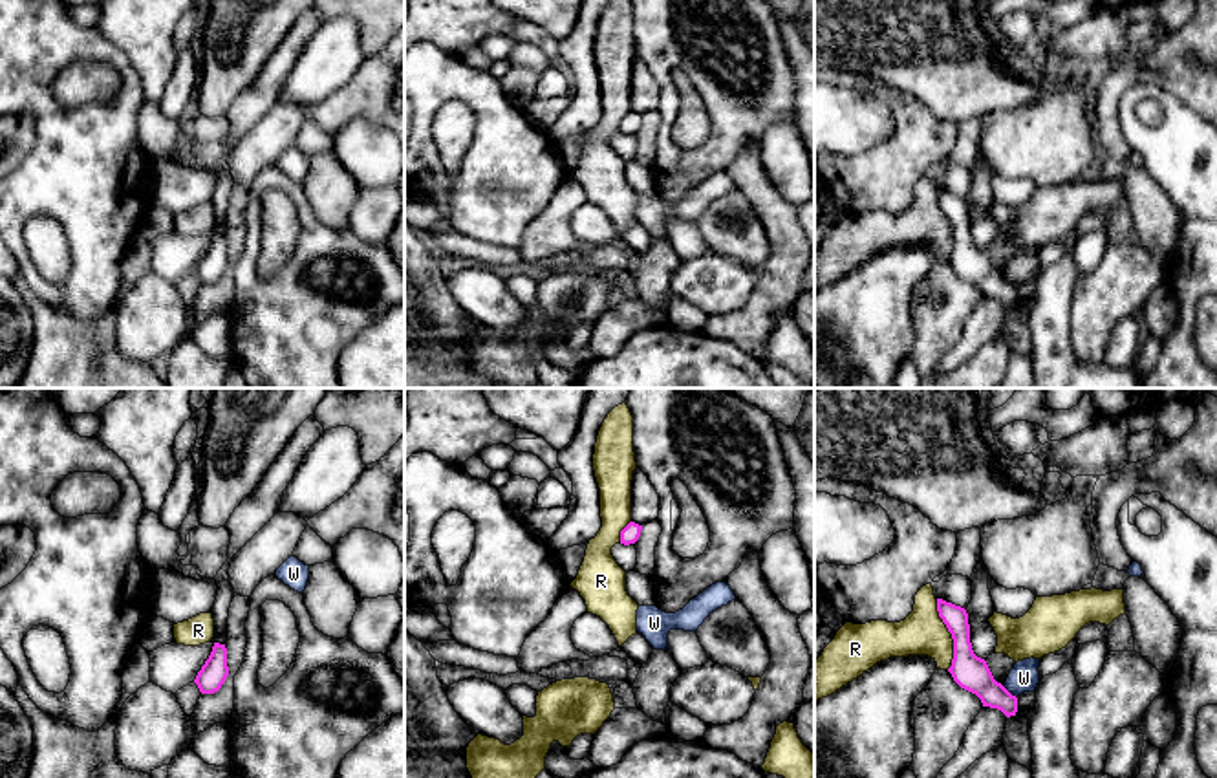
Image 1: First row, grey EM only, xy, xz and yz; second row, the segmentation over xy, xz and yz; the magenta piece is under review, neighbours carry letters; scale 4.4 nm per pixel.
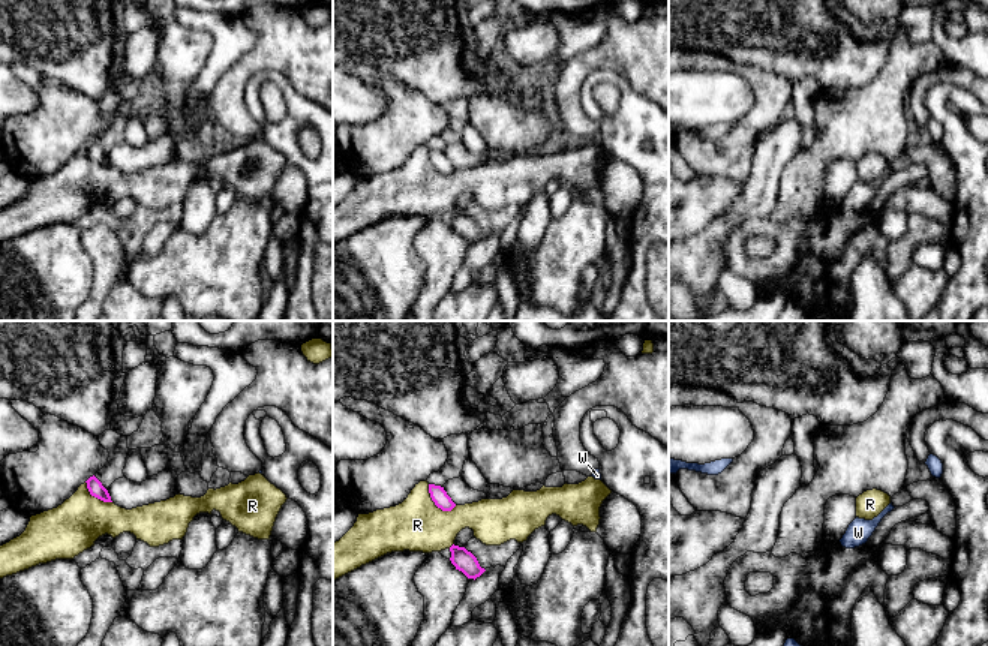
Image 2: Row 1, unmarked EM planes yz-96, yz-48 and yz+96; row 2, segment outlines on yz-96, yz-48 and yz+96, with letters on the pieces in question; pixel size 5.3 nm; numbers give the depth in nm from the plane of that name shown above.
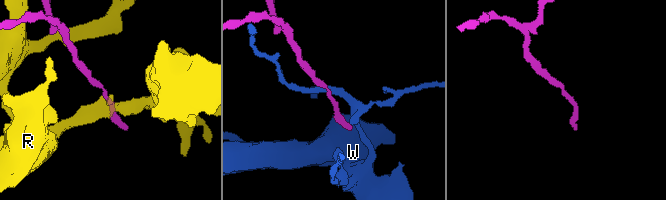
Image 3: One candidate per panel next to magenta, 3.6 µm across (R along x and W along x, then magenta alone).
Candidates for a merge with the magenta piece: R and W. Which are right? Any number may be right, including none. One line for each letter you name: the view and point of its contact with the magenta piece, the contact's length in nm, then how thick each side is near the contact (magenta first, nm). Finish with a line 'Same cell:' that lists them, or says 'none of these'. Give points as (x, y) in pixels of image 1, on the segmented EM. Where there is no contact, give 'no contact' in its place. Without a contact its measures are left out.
Same cell: none of these

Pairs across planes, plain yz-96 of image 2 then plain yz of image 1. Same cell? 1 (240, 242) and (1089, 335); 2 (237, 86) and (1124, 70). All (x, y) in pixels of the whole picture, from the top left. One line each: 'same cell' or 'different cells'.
1: same cell
2: same cell

